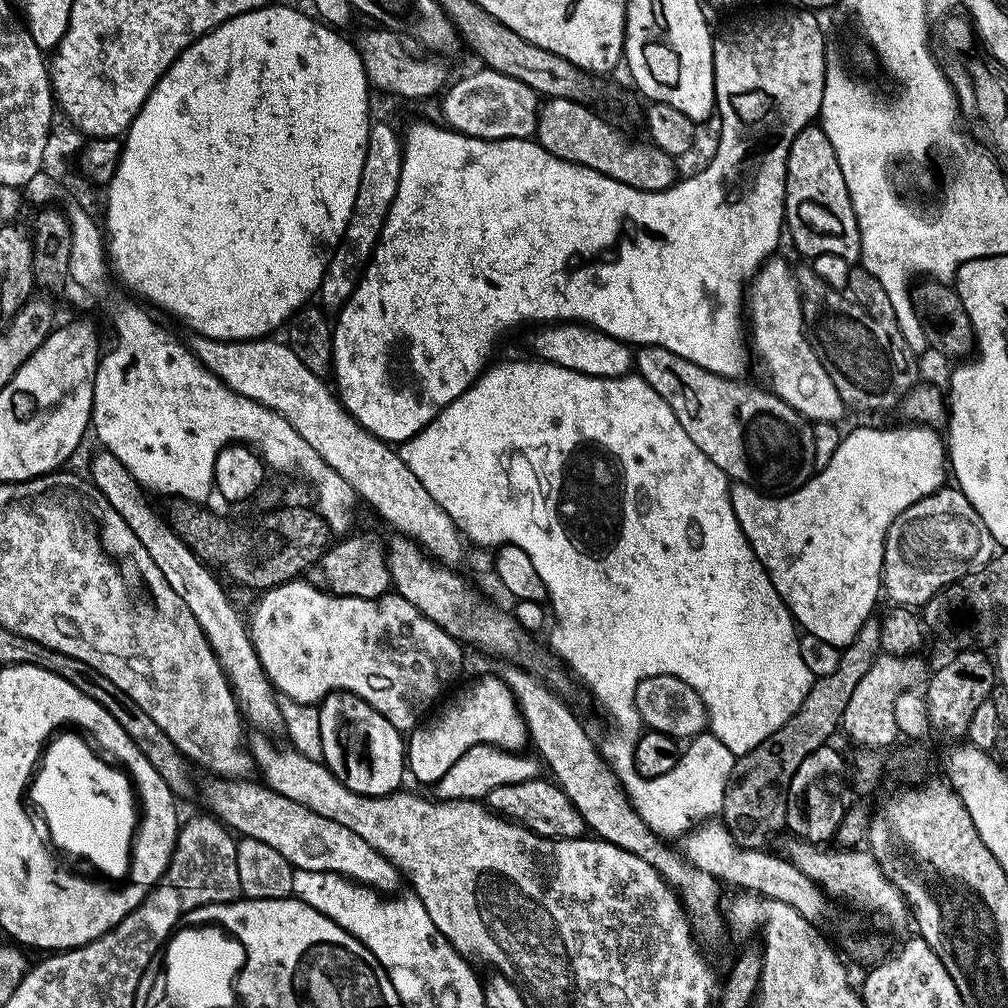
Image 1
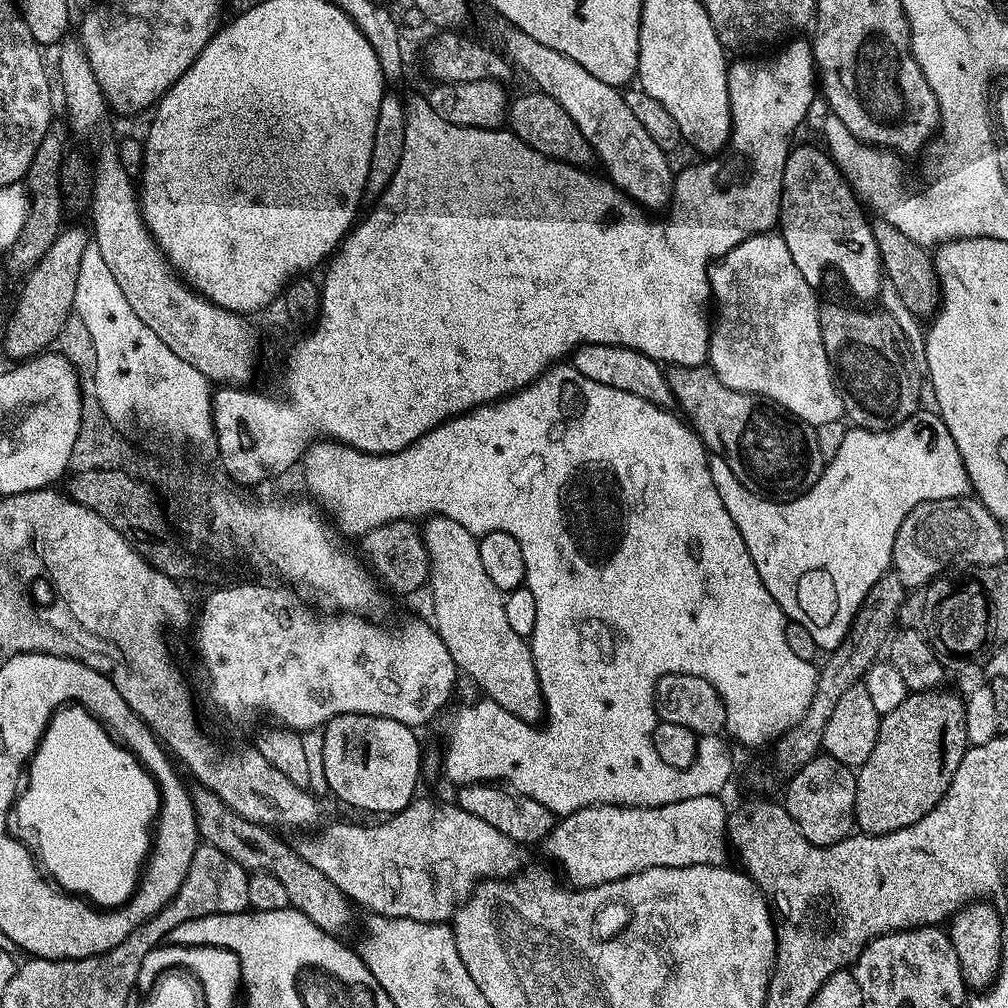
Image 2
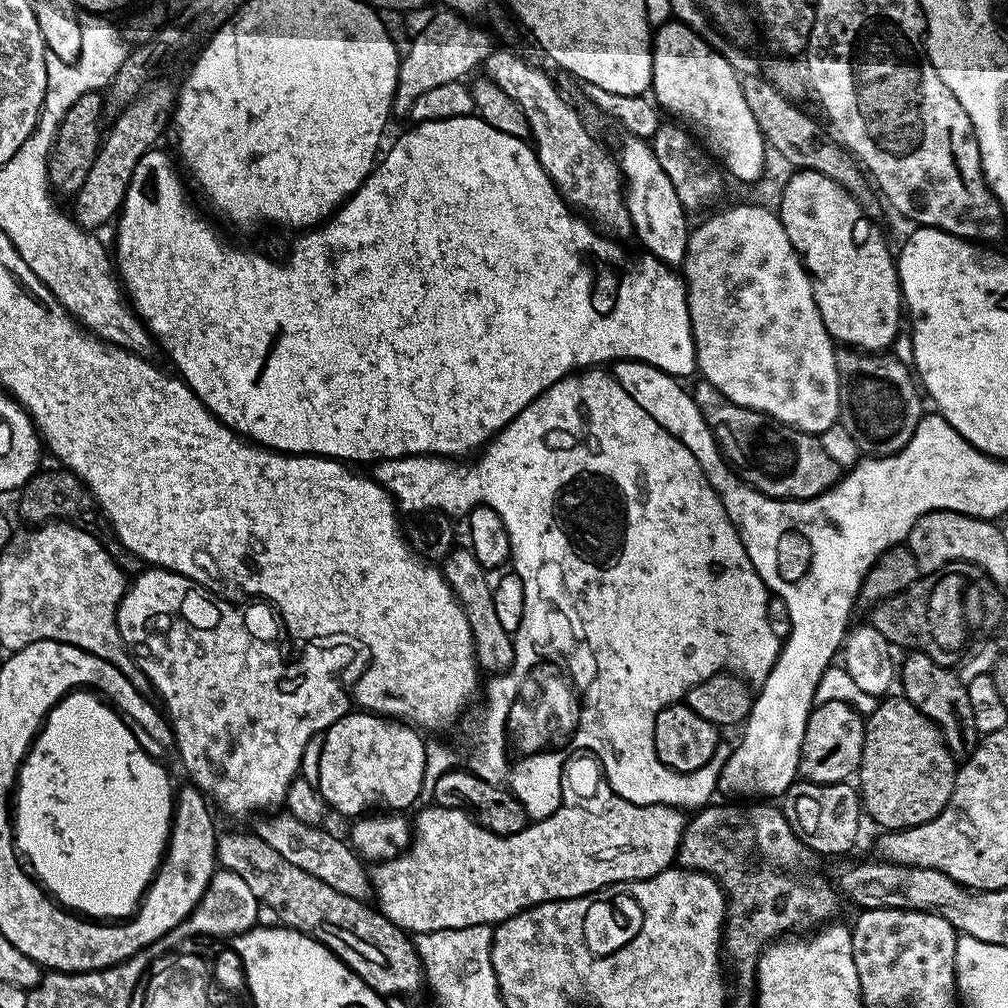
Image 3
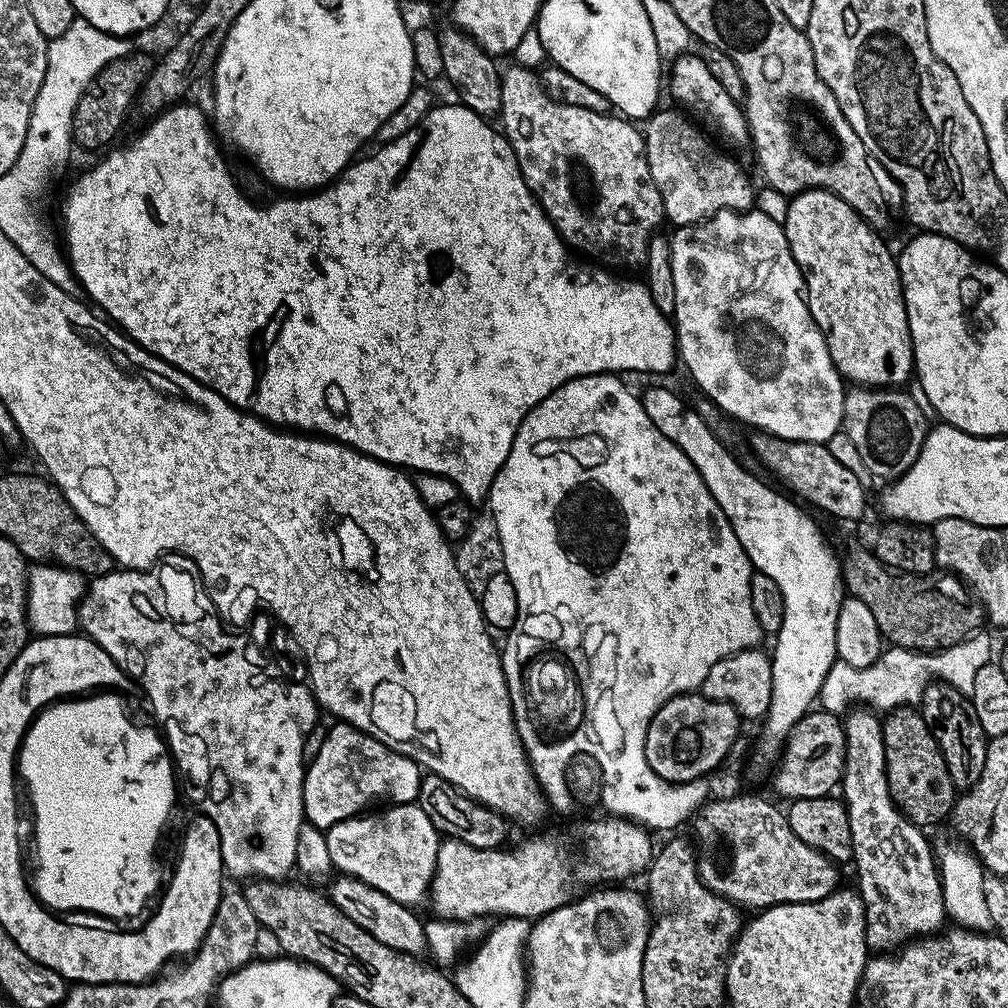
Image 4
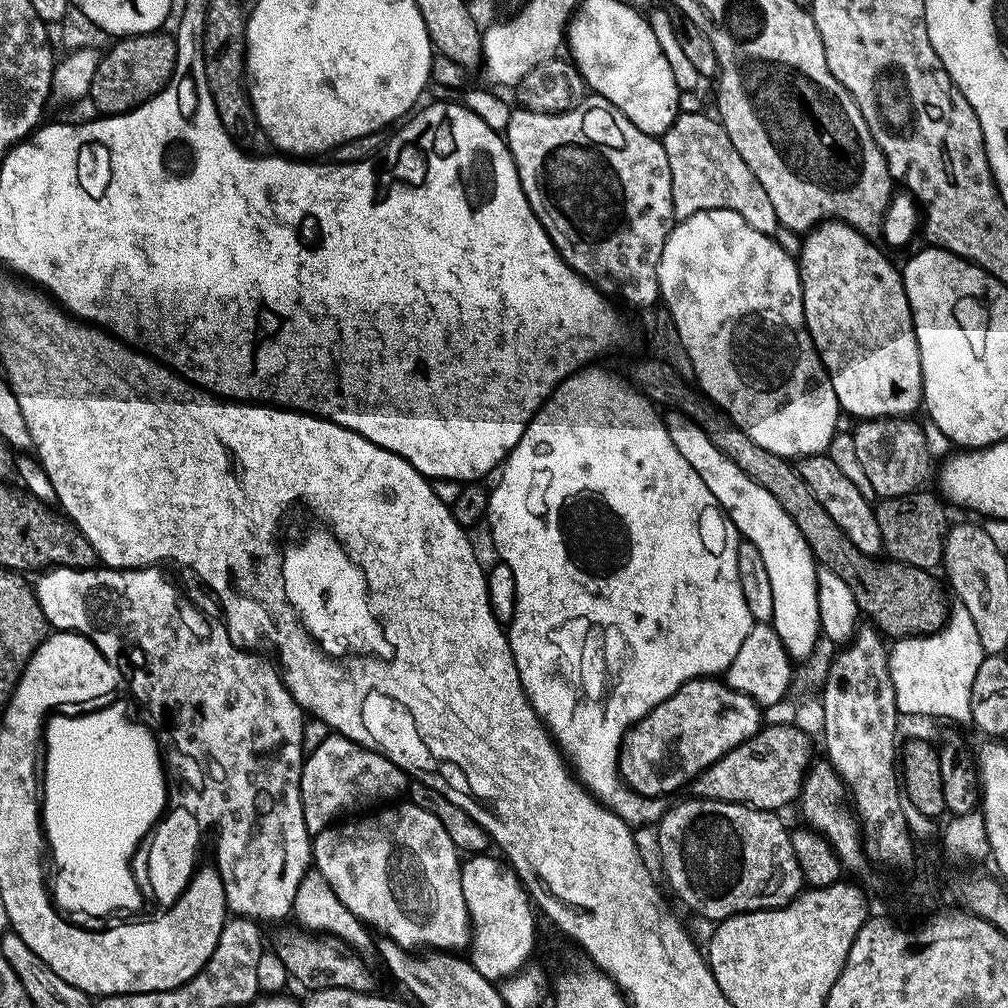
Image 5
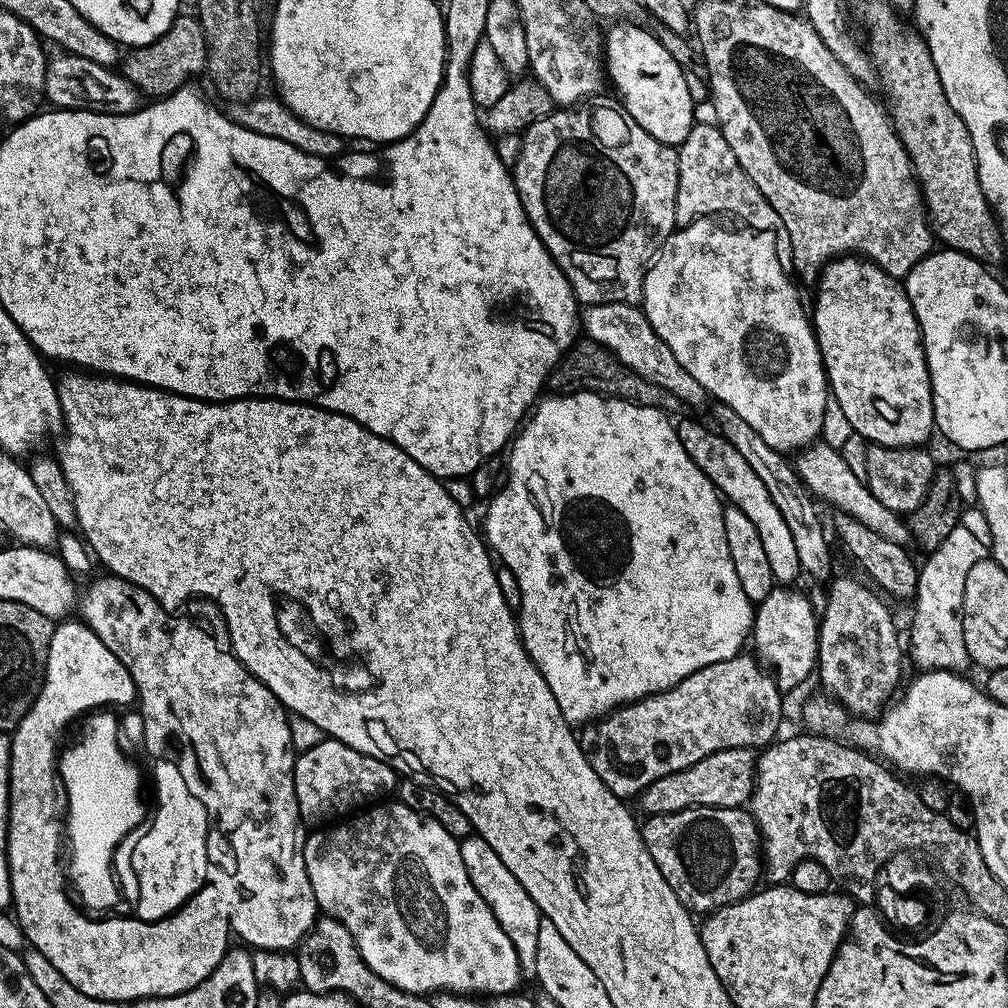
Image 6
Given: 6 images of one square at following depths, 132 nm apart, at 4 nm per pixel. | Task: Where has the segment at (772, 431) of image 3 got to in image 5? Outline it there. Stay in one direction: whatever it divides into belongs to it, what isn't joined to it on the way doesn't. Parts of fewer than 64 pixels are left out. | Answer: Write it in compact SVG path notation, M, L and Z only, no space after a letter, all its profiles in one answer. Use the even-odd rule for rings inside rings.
M806 456L798 464L800 476L813 491L814 497L822 504L824 510L846 532L846 536L864 554L879 557L884 552L882 530L878 530L878 518L873 501L858 491L858 486L838 470L835 462L827 456Z

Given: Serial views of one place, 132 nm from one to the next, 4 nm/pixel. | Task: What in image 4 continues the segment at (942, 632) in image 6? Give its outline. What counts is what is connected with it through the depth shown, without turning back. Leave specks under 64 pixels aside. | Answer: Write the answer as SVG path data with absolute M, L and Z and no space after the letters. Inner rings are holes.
M977 630L949 648L940 652L911 652L909 648L888 646L881 651L879 658L870 666L859 668L836 659L826 674L824 687L820 689L818 704L821 709L844 714L853 706L871 706L873 709L891 710L921 703L923 692L932 681L944 681L960 692L971 693L978 670L993 659L994 644L984 633Z

